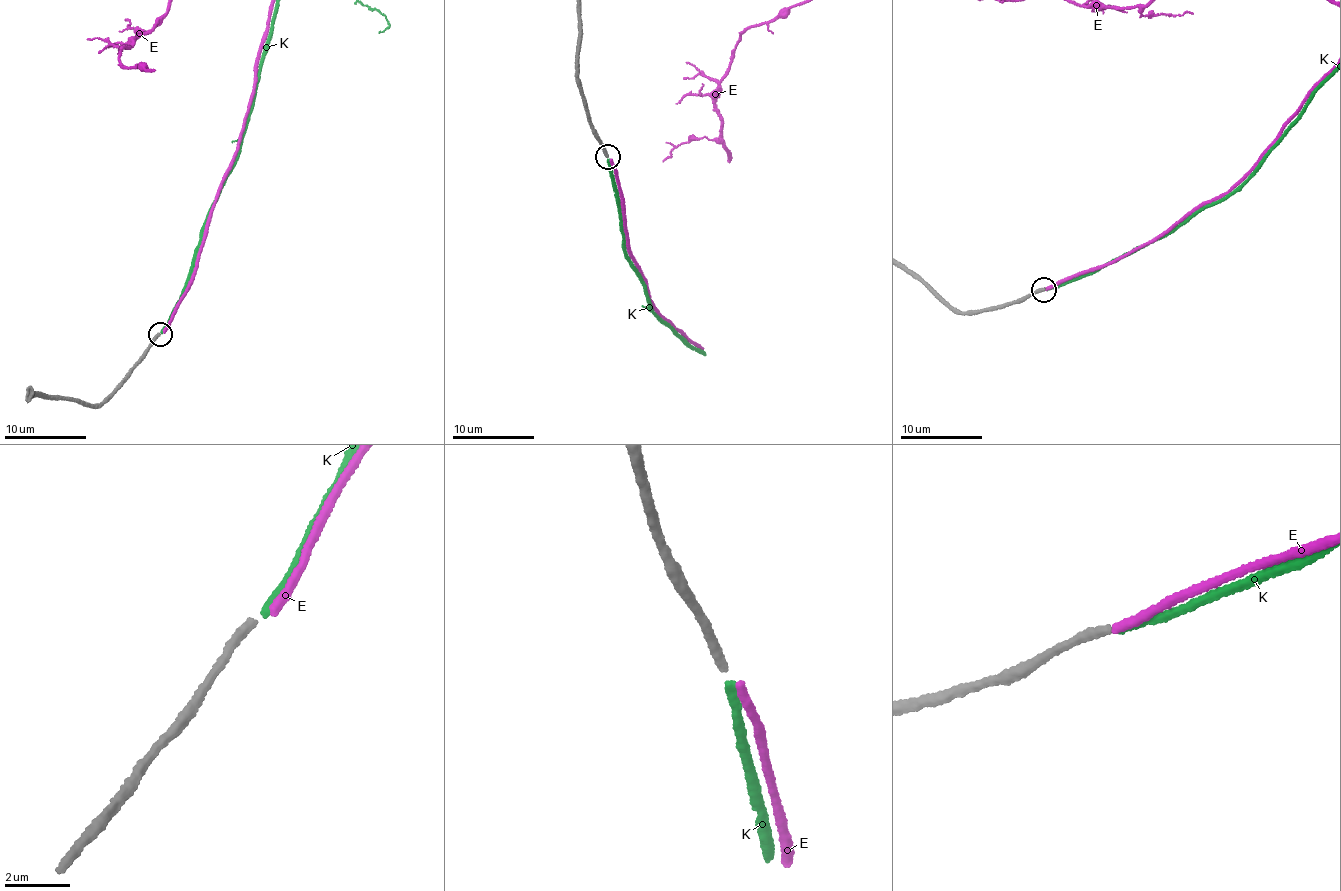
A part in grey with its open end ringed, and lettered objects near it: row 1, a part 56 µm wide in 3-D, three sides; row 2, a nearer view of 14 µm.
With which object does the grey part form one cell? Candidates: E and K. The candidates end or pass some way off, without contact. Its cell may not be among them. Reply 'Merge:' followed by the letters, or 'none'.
Merge: K

